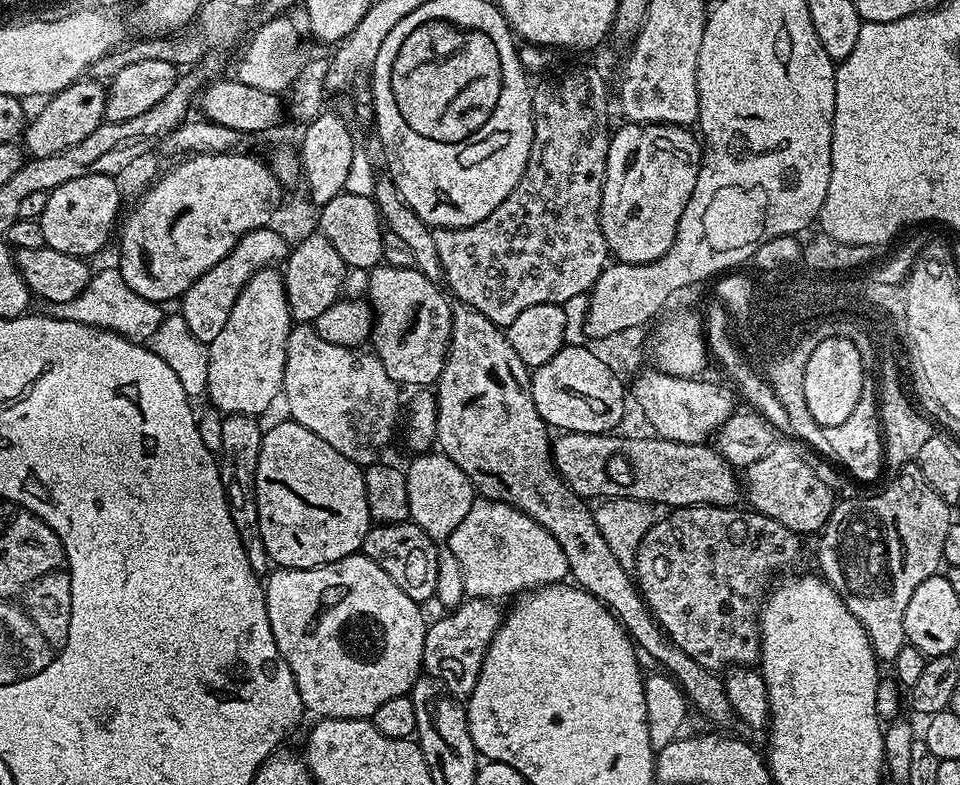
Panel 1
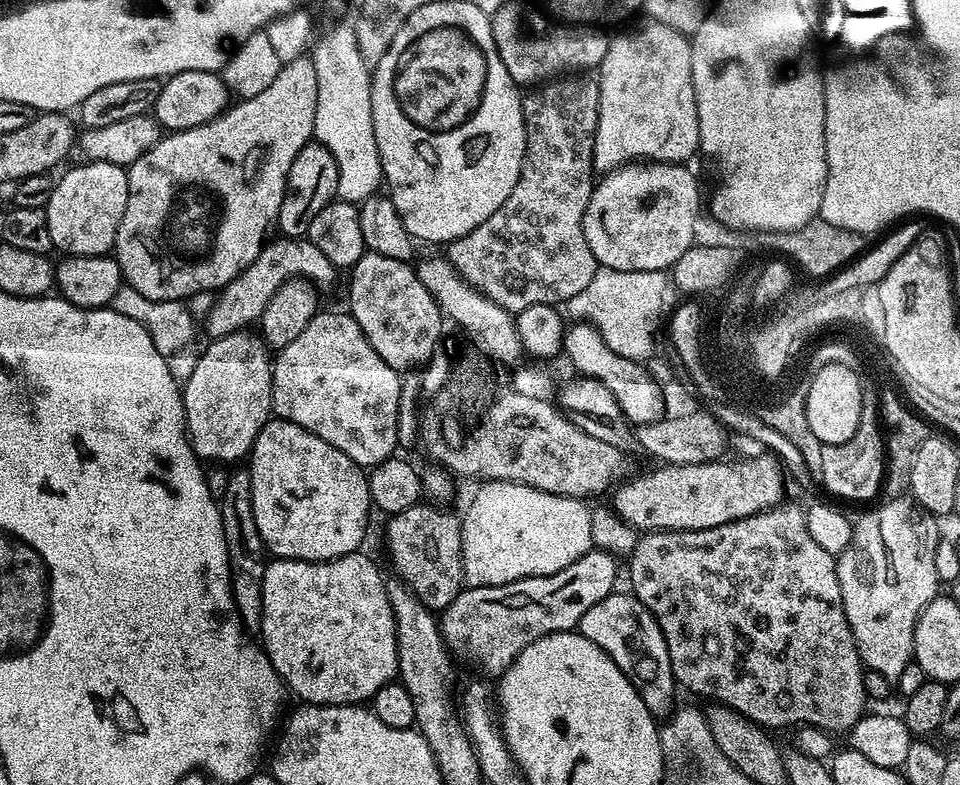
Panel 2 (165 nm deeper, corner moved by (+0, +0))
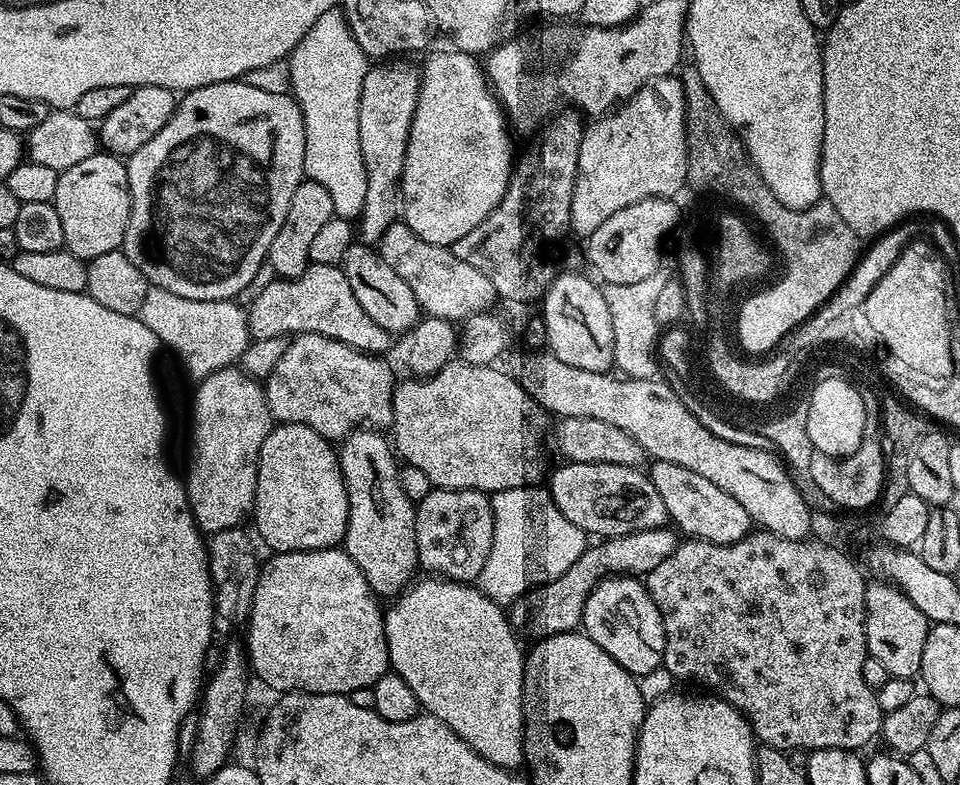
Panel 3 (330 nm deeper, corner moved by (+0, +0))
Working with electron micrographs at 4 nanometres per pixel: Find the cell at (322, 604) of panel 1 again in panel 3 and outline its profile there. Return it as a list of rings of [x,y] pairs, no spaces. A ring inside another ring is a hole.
[[[343,547],[319,548],[309,552],[277,552],[269,555],[269,560],[263,561],[260,577],[257,582],[257,589],[254,590],[252,613],[246,621],[248,628],[248,640],[246,639],[246,651],[248,653],[248,663],[251,671],[268,688],[273,688],[276,694],[285,692],[317,692],[318,694],[356,694],[371,689],[373,684],[378,682],[390,671],[388,662],[388,651],[386,650],[386,634],[384,633],[384,614],[381,605],[378,603],[376,593],[370,590],[362,570],[344,552]]]

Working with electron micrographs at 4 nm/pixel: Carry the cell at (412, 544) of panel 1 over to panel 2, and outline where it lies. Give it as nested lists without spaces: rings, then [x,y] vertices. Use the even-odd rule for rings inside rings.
[[[421,502],[388,516],[388,529],[384,536],[388,539],[388,556],[396,567],[395,575],[420,599],[426,607],[443,610],[458,598],[465,587],[462,570],[462,520],[459,515],[435,508],[432,502]]]

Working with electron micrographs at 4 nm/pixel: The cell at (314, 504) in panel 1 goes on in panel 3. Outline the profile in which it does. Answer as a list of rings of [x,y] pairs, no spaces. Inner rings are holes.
[[[277,423],[258,458],[256,532],[273,553],[309,552],[343,545],[348,495],[337,449],[308,425]]]

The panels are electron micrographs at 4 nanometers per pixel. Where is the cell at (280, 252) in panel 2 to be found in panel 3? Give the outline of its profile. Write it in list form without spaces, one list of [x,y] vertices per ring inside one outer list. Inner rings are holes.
[[[309,263],[308,269],[298,278],[286,280],[283,278],[272,278],[272,281],[257,294],[252,300],[252,305],[247,305],[246,315],[248,318],[248,330],[252,340],[265,340],[266,338],[295,338],[303,334],[324,335],[326,338],[336,339],[356,351],[384,354],[394,340],[393,333],[382,330],[358,306],[358,298],[354,298],[354,290],[350,290],[350,282],[346,278],[343,267],[334,264],[313,264]]]

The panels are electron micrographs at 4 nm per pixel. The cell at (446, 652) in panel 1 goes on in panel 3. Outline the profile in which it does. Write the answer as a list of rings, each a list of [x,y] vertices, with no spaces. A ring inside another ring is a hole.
[[[665,526],[654,530],[642,530],[625,536],[613,536],[601,539],[584,549],[578,562],[558,578],[548,584],[533,588],[527,596],[521,596],[510,608],[510,619],[517,629],[529,632],[532,638],[556,636],[560,632],[570,632],[581,627],[584,619],[586,598],[605,576],[627,574],[643,577],[650,570],[655,570],[670,554],[674,554],[678,536],[671,527]]]

